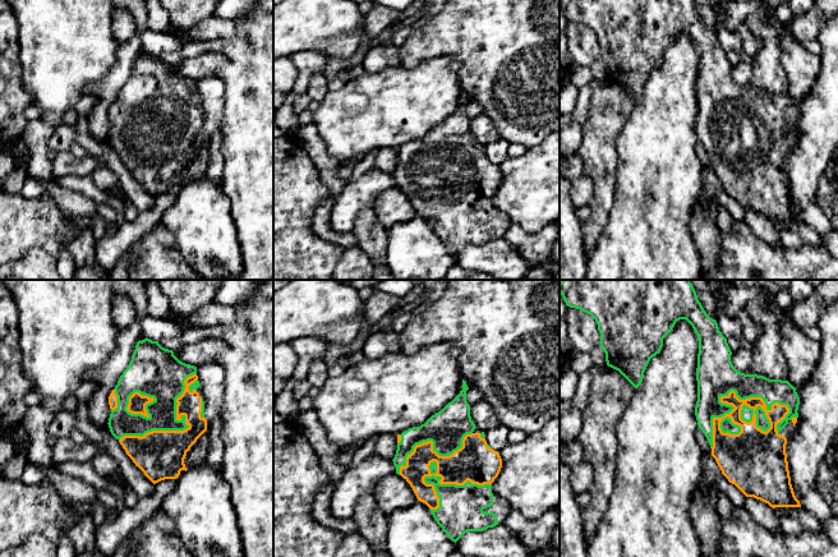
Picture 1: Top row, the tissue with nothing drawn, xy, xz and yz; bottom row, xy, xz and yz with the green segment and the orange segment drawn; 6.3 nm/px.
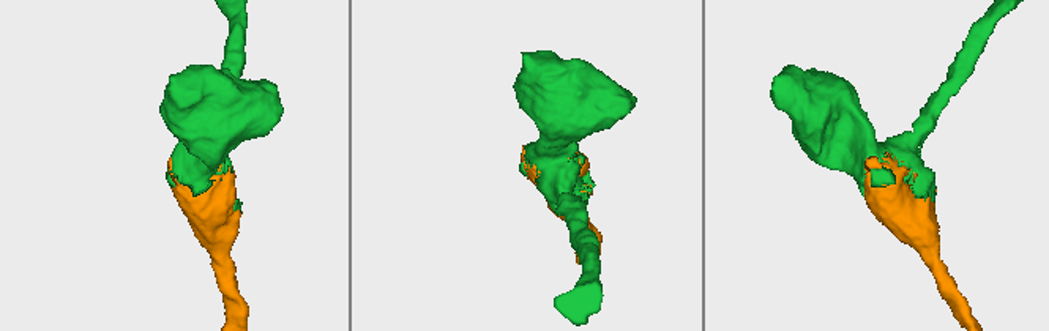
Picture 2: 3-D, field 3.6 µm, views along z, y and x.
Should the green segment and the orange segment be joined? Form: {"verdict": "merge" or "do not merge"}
{"verdict": "merge"}

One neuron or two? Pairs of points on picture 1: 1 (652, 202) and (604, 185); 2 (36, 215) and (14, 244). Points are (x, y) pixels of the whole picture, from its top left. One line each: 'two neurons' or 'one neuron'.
1: two neurons
2: one neuron

